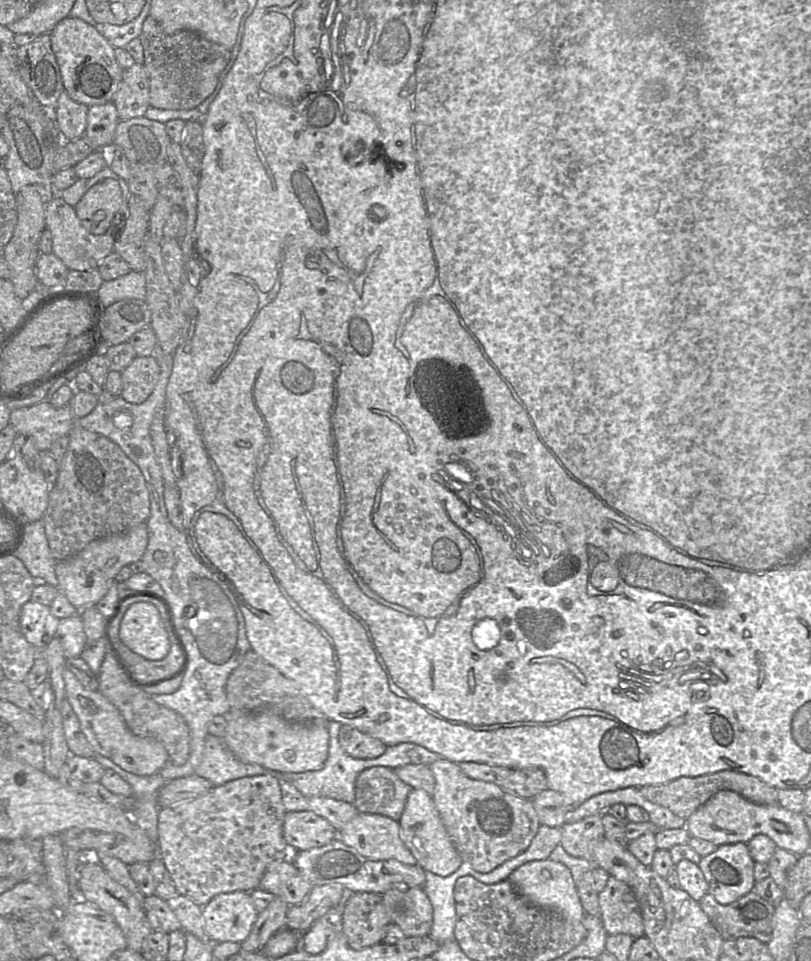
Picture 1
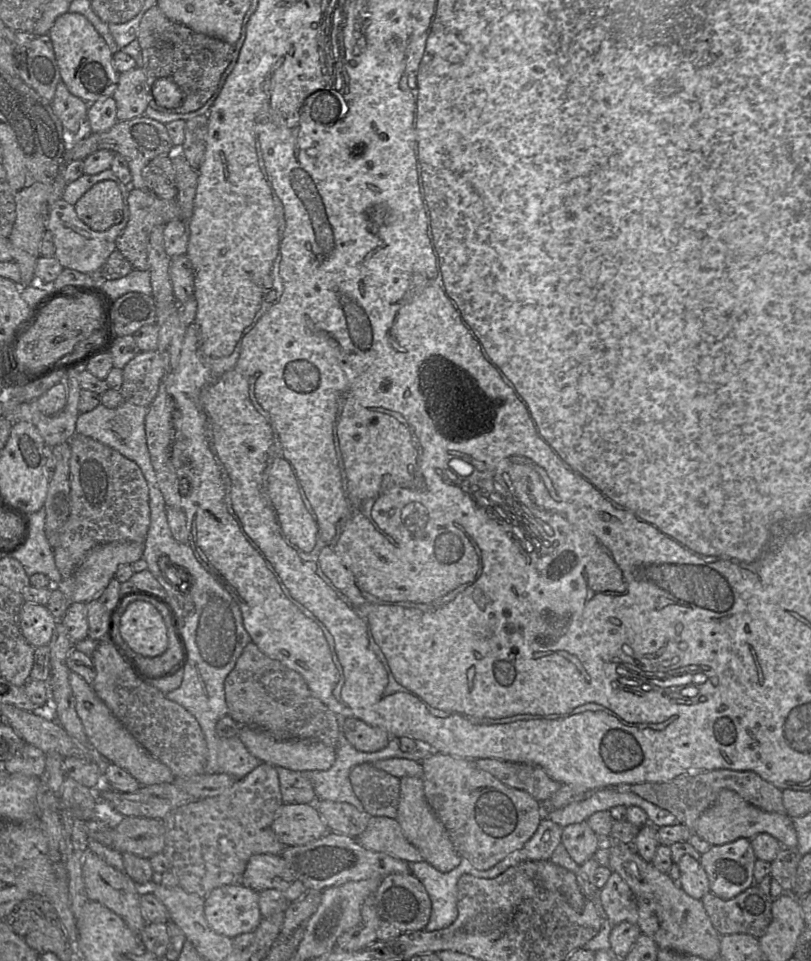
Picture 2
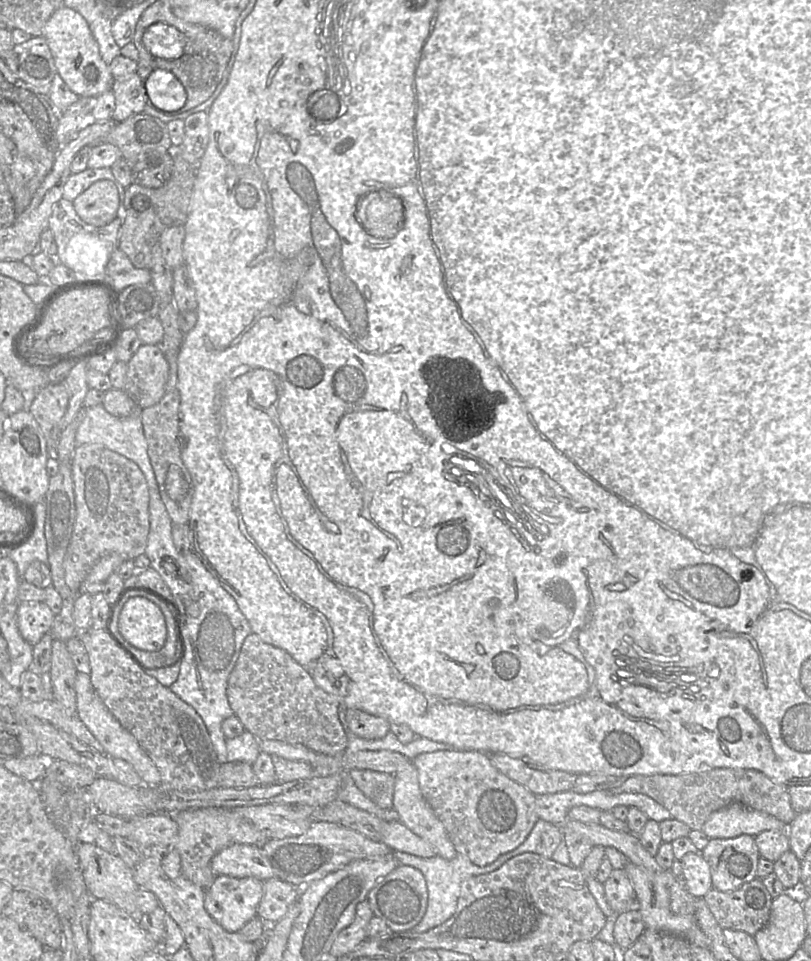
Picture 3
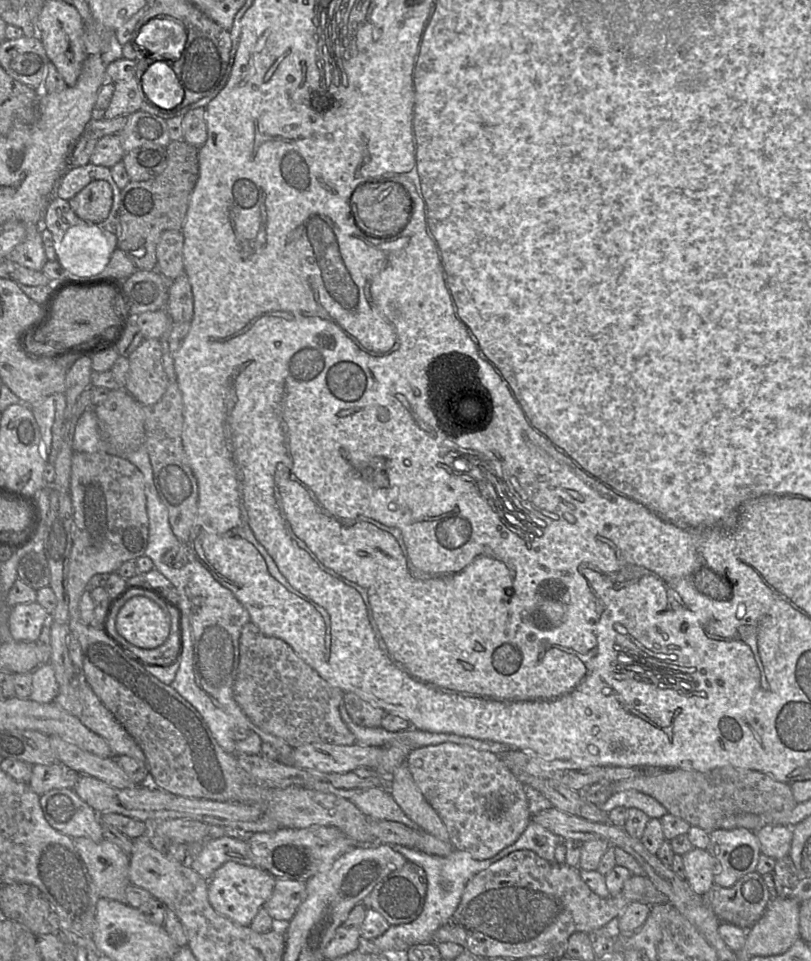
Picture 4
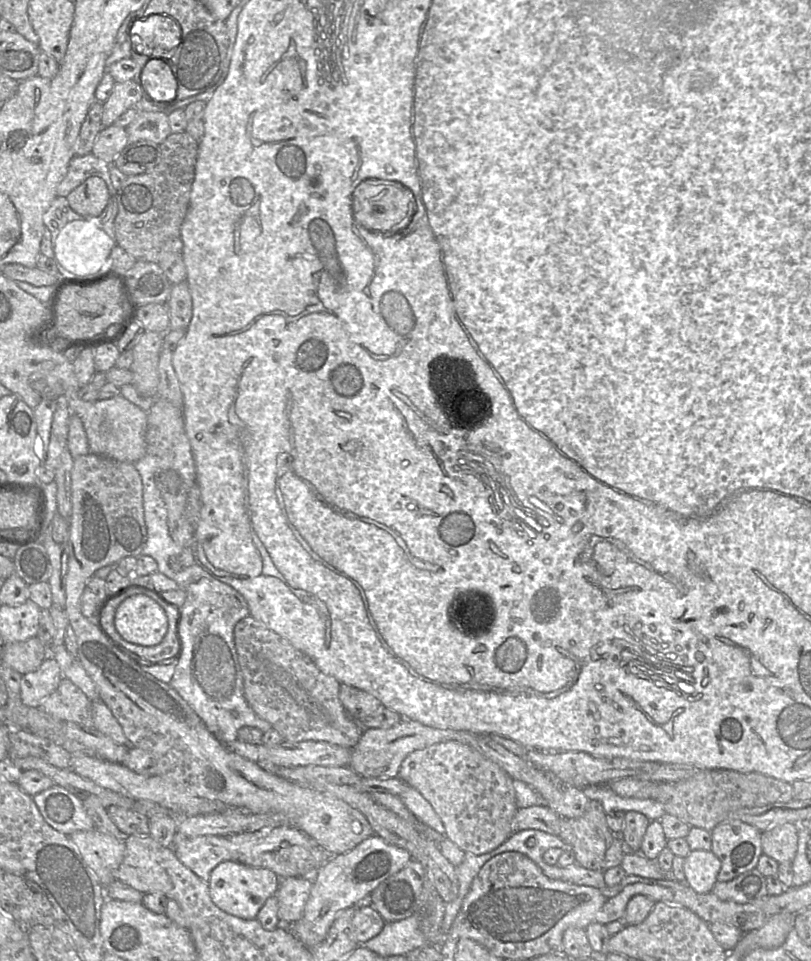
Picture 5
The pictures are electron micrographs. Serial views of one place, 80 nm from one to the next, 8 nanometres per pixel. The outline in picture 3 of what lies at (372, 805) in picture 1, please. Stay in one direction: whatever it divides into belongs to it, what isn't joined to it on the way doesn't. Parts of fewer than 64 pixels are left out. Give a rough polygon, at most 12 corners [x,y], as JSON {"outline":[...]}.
{"outline":[[352,769],[361,792],[383,809],[393,808],[394,775]]}

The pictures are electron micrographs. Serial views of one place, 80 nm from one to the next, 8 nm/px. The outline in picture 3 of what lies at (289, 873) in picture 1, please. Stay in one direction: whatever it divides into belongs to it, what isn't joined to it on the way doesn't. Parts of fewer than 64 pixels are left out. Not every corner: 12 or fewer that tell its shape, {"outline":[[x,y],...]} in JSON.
{"outline":[[231,844],[212,858],[216,876],[276,878],[263,850]]}

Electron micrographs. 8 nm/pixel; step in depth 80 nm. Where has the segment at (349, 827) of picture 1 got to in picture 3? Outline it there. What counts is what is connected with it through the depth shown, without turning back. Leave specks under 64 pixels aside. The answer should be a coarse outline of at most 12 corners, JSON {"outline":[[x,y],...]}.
{"outline":[[400,821],[385,823],[380,842],[427,858],[435,849]]}

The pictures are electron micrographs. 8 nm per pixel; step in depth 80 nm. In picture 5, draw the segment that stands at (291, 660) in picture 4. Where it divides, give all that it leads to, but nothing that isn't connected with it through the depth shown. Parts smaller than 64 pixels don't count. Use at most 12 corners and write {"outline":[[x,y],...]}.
{"outline":[[251,615],[234,642],[248,704],[285,741],[348,749],[340,683]]}

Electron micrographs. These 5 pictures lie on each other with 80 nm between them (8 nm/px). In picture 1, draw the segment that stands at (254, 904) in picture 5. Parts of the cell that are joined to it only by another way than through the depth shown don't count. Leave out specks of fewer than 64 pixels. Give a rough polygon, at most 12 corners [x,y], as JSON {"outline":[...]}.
{"outline":[[246,891],[202,907],[212,942],[244,942],[258,914]]}

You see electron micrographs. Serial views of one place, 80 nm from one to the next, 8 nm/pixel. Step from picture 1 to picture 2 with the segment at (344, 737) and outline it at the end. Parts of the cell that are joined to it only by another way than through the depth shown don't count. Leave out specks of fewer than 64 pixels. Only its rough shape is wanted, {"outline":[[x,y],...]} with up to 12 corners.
{"outline":[[354,717],[344,735],[361,752],[379,751],[390,741],[384,729]]}

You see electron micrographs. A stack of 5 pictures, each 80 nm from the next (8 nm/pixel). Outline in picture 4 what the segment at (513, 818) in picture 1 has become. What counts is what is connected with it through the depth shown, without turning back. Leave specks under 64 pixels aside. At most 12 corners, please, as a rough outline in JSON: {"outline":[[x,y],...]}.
{"outline":[[443,742],[406,765],[454,849],[485,860],[531,821],[493,752]]}

